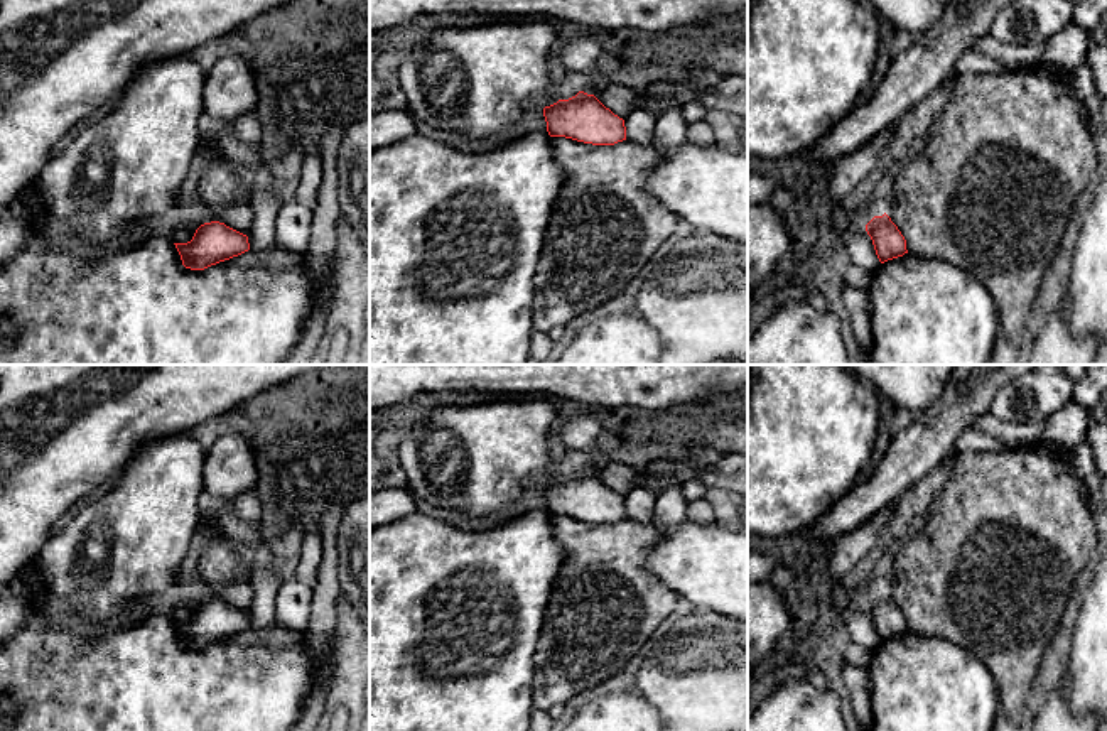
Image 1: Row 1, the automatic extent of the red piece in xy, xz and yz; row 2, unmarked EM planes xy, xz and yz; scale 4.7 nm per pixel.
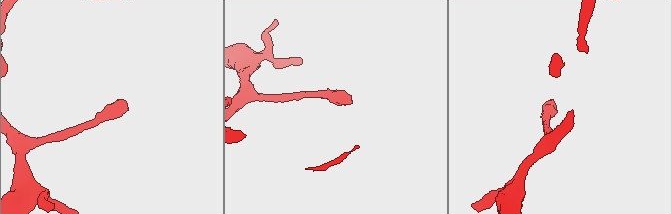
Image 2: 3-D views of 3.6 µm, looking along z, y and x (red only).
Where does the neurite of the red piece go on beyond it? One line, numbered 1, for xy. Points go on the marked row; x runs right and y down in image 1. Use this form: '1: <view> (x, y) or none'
1: none

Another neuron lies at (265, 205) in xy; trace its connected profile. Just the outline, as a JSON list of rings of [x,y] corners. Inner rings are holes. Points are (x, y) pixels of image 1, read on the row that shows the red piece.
[[[267,177],[251,184],[248,203],[253,211],[253,221],[248,233],[250,250],[262,252],[275,248],[275,219],[282,208],[282,201],[270,187]]]

